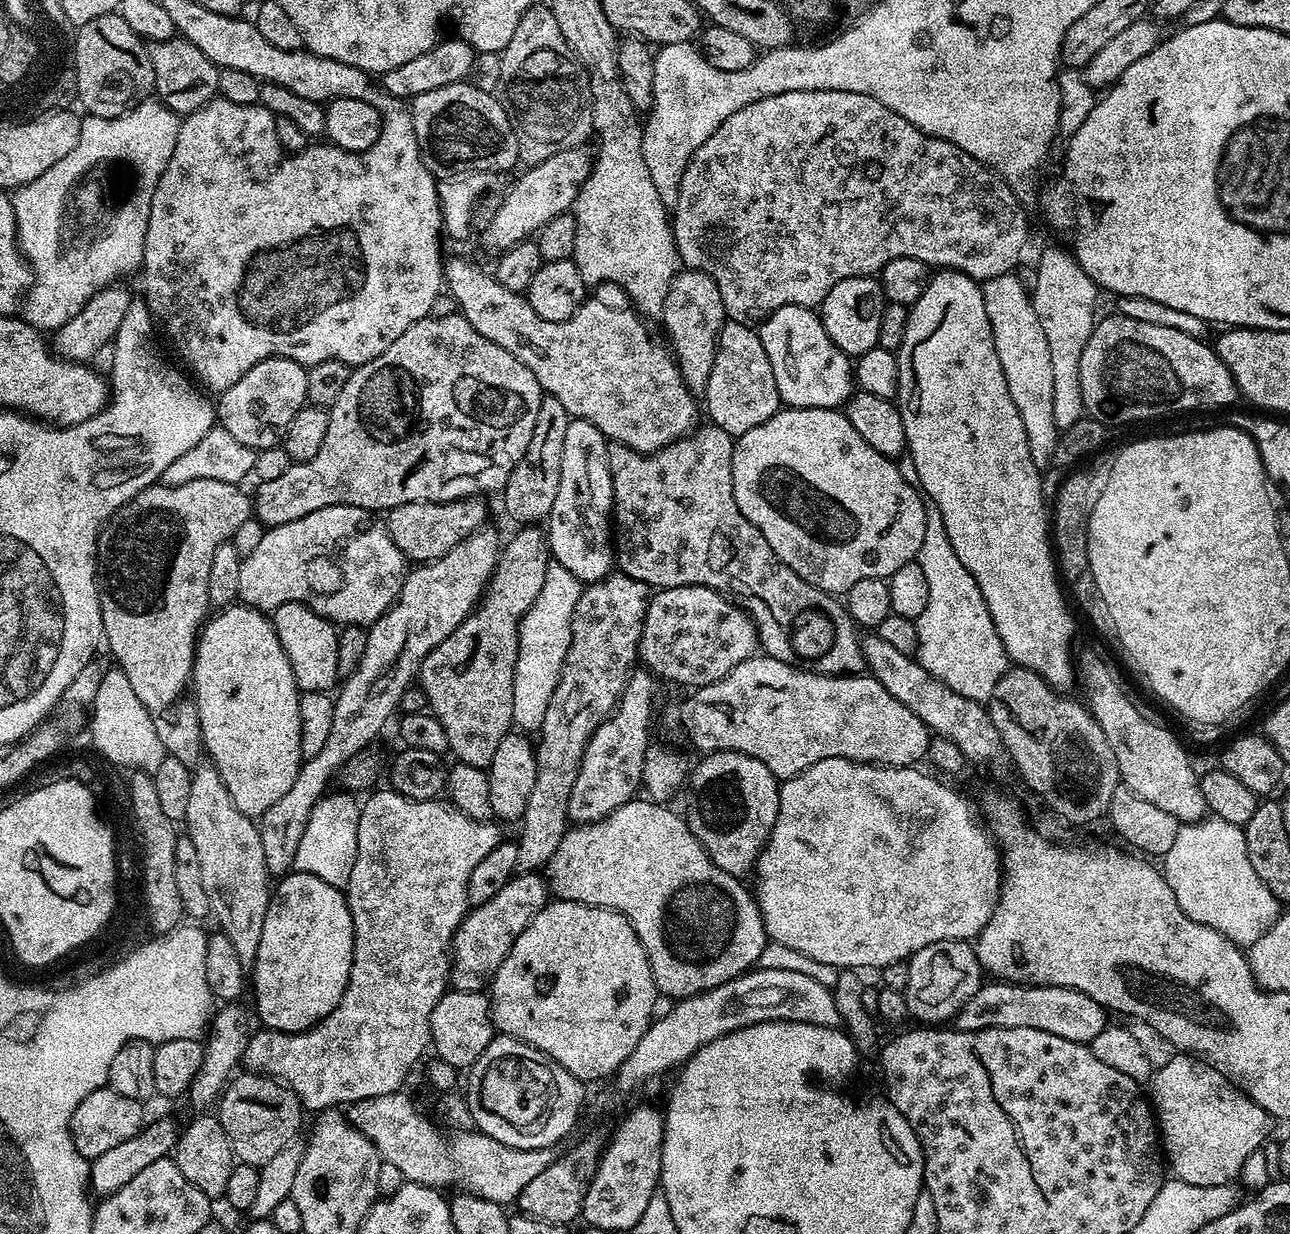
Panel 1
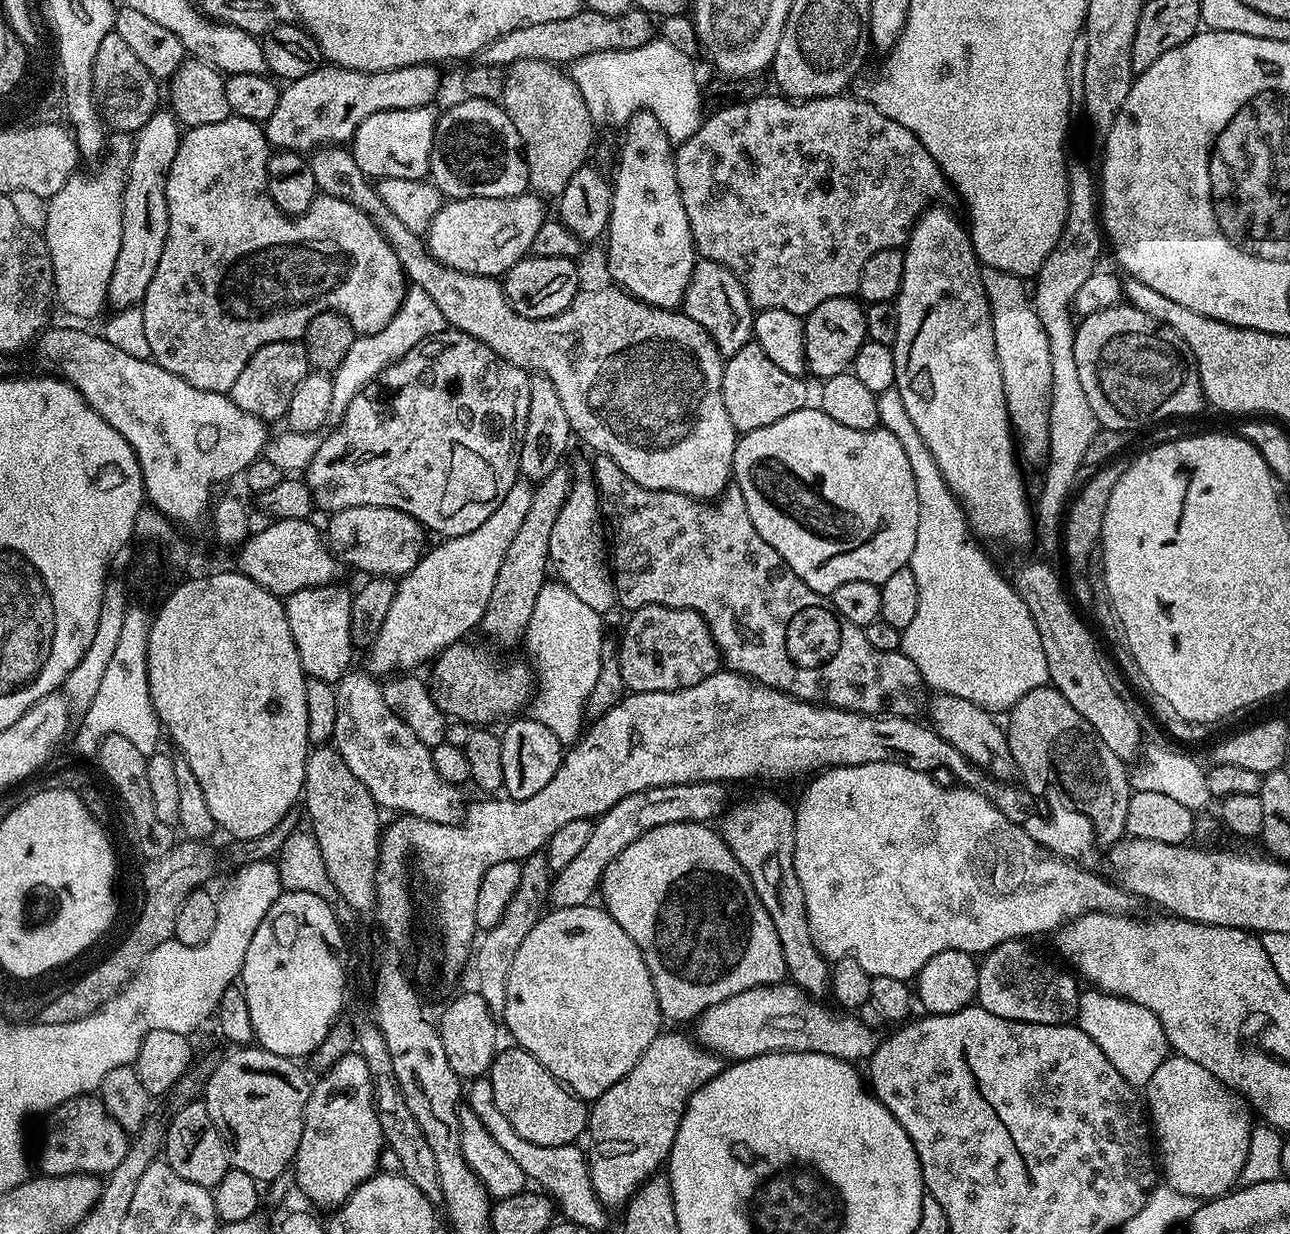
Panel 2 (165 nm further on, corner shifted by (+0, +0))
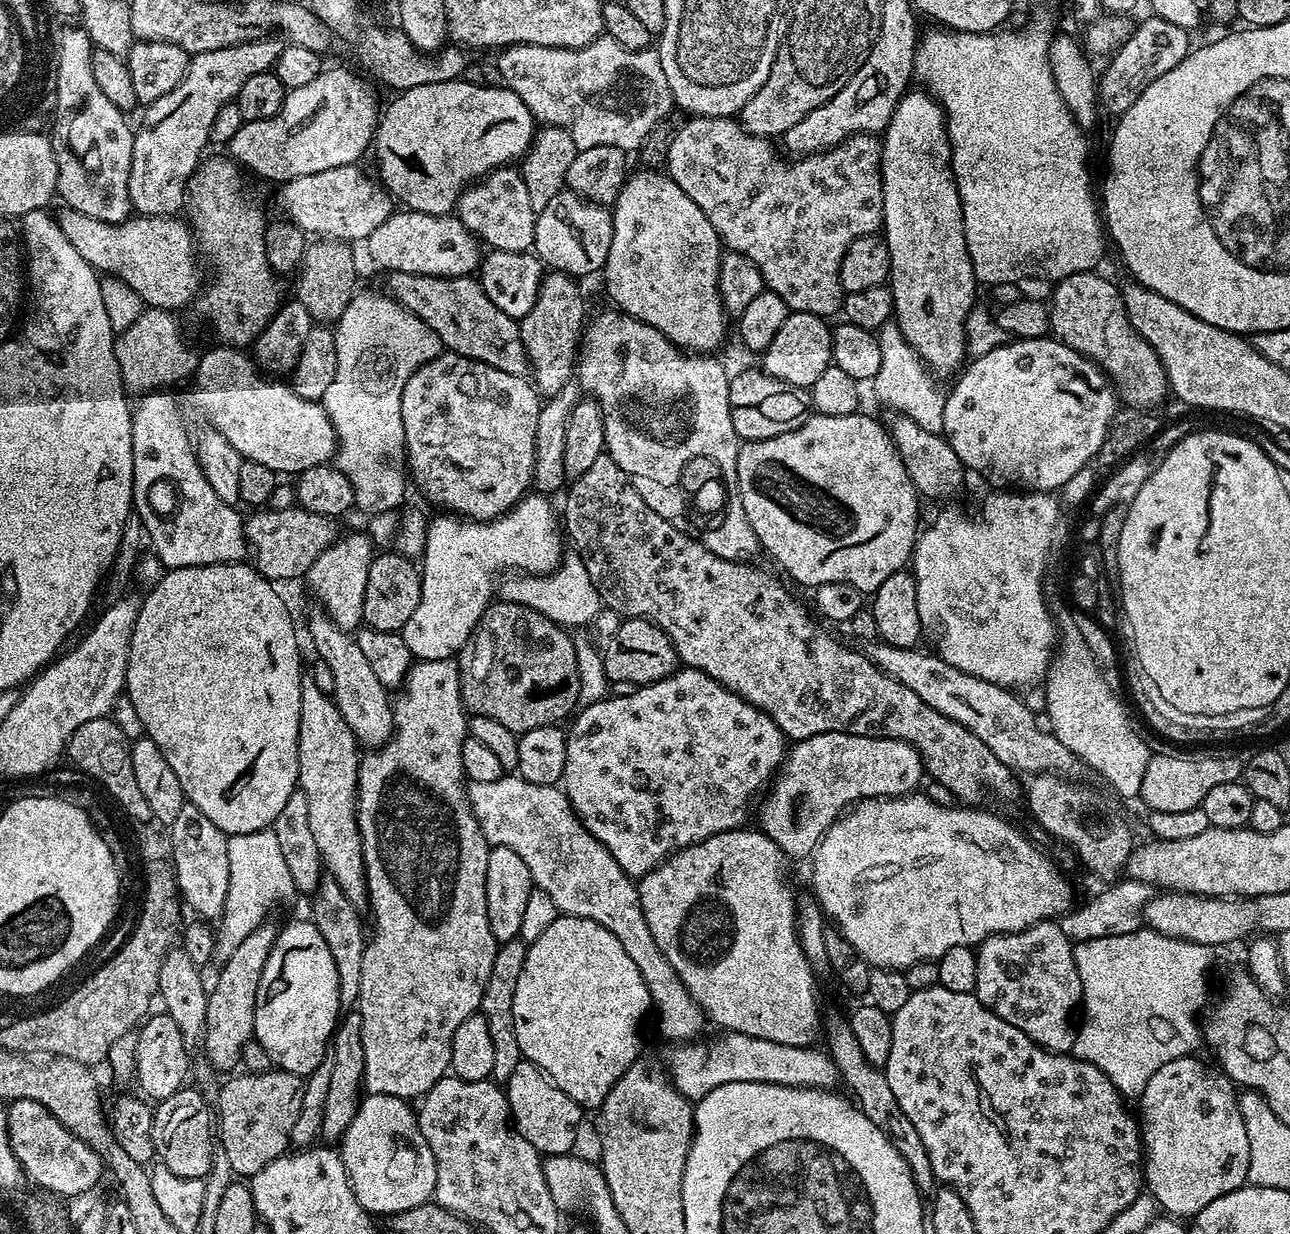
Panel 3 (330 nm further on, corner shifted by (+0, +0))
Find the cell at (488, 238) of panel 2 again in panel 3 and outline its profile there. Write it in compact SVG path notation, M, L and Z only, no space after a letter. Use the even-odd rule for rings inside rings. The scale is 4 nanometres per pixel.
M411 210L393 211L390 218L386 218L386 222L382 222L382 226L378 226L378 230L374 230L374 234L370 234L366 241L368 247L368 256L377 264L378 267L384 268L385 273L389 272L405 272L406 274L426 274L427 276L471 276L480 267L482 259L482 245L471 232L467 232L464 223L461 222L459 215L449 214L447 216L431 216L430 214L422 214Z

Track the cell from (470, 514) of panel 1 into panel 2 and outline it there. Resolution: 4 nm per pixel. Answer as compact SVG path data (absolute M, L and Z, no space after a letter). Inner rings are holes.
M354 506L327 517L326 543L328 551L341 565L349 564L369 577L399 578L420 561L420 543L426 537L424 525L402 510L386 506Z

